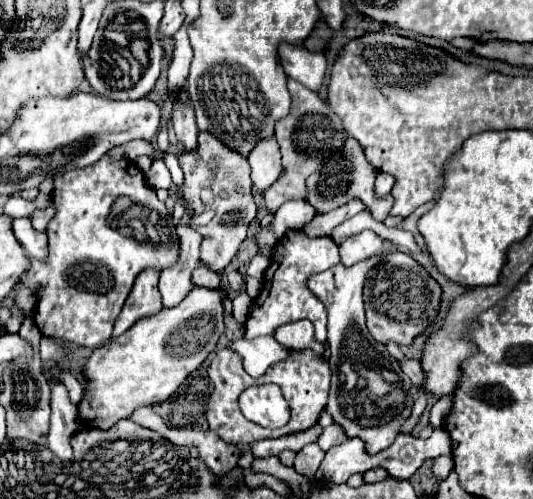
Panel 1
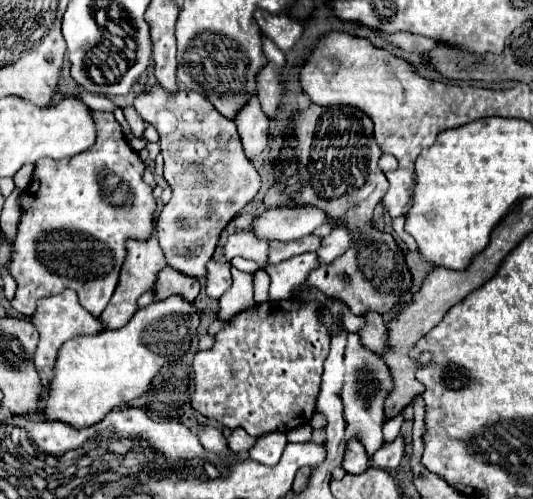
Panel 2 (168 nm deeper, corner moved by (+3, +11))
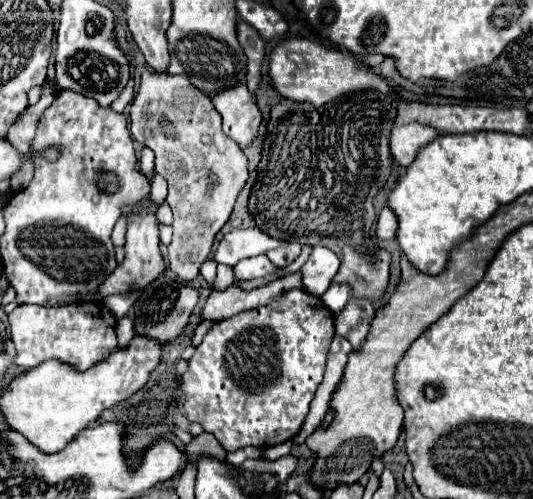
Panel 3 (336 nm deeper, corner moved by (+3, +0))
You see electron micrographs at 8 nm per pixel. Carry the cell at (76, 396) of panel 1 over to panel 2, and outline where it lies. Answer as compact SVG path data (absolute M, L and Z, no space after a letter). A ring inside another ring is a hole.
M64 290L62 294L38 300L36 312L30 316L30 322L36 326L40 334L40 340L34 352L34 364L46 374L48 380L52 378L52 364L56 362L56 352L60 344L64 344L72 336L84 336L84 334L90 336L90 334L100 334L104 330L104 324L100 324L100 318L94 318L84 308L80 308L80 302L76 300L76 294L72 290Z

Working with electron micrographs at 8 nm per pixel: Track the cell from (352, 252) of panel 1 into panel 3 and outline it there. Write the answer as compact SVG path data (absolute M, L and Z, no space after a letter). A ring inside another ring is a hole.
M314 247L312 255L304 263L304 267L300 269L304 289L308 293L314 293L316 297L320 297L328 289L338 267L340 267L340 259L332 249Z

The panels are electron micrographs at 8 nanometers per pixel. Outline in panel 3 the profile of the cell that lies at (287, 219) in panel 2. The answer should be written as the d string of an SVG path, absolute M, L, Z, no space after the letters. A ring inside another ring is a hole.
M258 227L232 229L232 231L226 233L224 239L220 241L214 259L216 259L216 263L236 265L240 259L268 253L268 251L280 247L280 243L282 243L282 241L272 239L268 233L260 231Z

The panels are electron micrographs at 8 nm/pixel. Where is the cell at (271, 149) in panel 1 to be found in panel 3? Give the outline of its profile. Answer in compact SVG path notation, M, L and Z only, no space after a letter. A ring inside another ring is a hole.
M238 83L236 87L214 95L212 103L222 115L224 133L242 149L252 145L262 123L262 113L248 87L244 83Z

